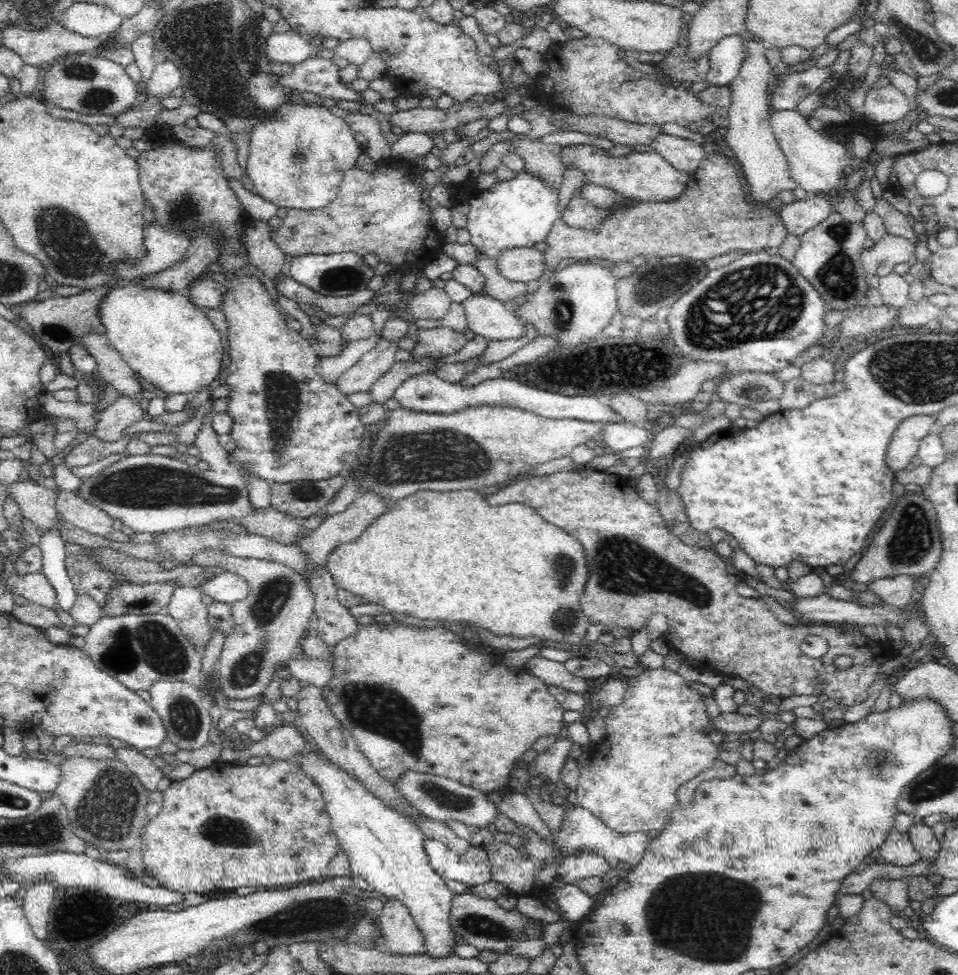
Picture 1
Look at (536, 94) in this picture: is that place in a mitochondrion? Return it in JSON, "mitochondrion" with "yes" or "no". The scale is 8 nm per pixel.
{"mitochondrion":"no"}

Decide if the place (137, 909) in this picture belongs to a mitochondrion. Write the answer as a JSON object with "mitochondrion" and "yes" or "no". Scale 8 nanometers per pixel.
{"mitochondrion":"no"}

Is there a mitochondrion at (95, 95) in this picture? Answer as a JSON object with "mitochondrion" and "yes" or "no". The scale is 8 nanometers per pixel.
{"mitochondrion":"yes"}

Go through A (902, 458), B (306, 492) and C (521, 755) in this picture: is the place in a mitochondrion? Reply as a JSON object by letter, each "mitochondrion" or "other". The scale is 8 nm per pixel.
{"A":"other","B":"mitochondrion","C":"other"}

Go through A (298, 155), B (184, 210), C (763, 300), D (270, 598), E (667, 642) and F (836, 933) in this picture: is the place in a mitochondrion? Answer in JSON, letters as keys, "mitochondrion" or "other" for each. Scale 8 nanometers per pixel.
{"A":"mitochondrion","B":"mitochondrion","C":"mitochondrion","D":"mitochondrion","E":"other","F":"other"}

